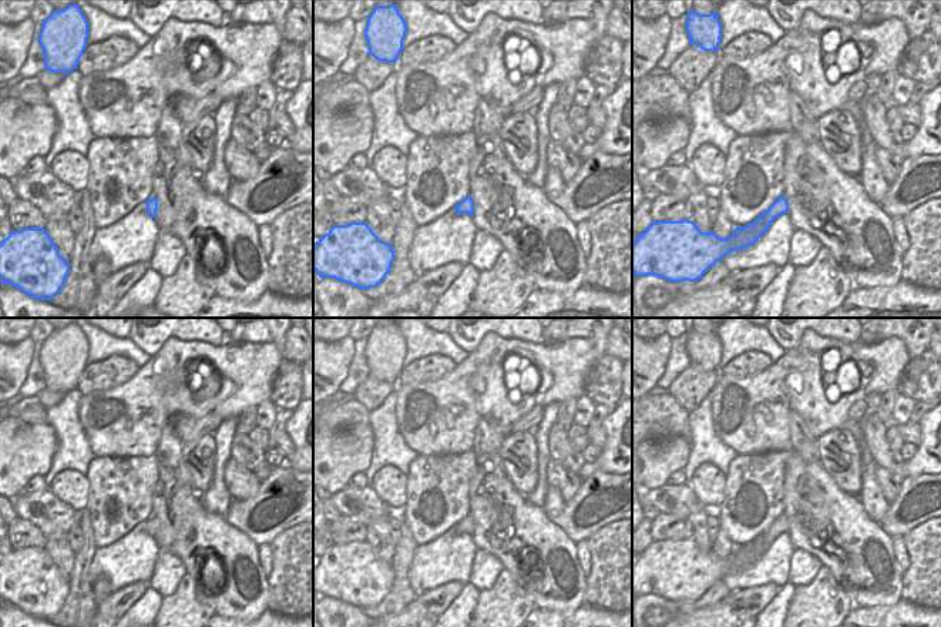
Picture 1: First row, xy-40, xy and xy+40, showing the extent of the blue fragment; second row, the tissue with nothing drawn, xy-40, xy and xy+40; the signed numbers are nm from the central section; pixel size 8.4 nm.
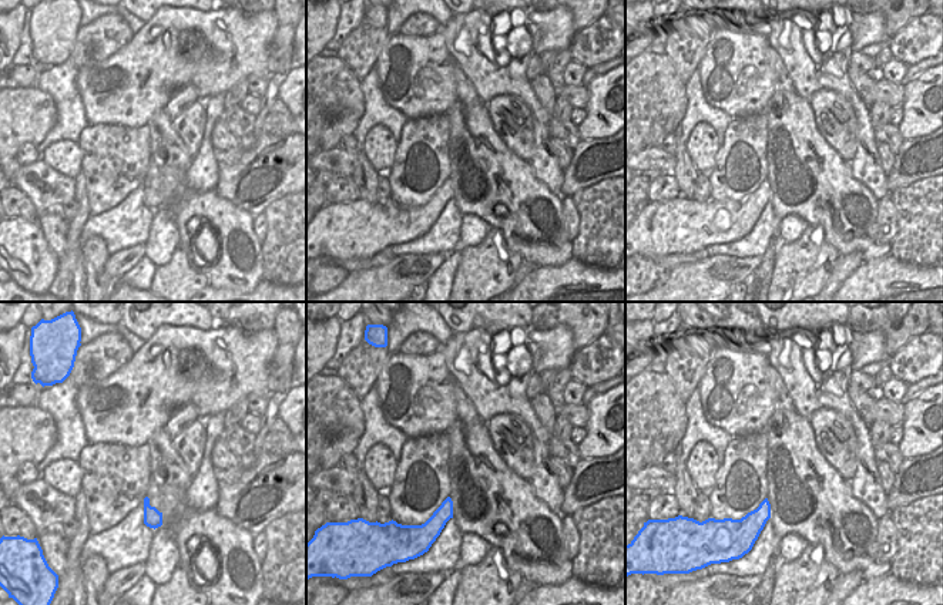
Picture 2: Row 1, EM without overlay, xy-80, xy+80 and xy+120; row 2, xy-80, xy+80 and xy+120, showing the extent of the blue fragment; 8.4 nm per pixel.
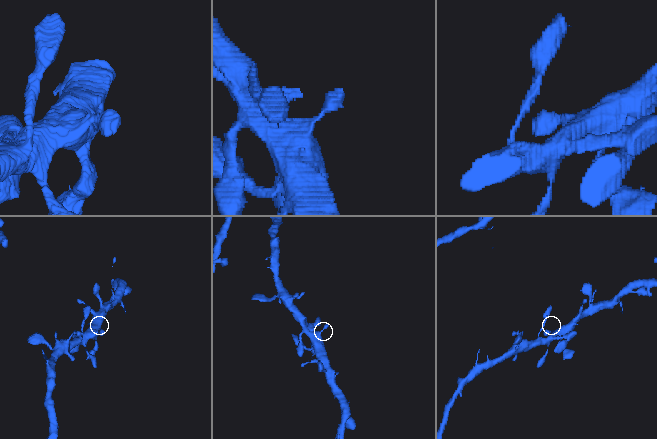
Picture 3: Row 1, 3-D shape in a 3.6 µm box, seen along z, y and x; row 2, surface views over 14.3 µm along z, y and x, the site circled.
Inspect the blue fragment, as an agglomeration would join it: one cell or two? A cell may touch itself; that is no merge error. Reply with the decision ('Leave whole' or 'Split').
Leave whole

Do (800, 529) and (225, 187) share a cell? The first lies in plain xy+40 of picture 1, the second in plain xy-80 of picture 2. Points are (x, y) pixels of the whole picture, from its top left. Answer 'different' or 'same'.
different

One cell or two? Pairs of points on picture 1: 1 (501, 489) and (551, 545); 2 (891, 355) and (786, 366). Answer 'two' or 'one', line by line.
1: one
2: one

